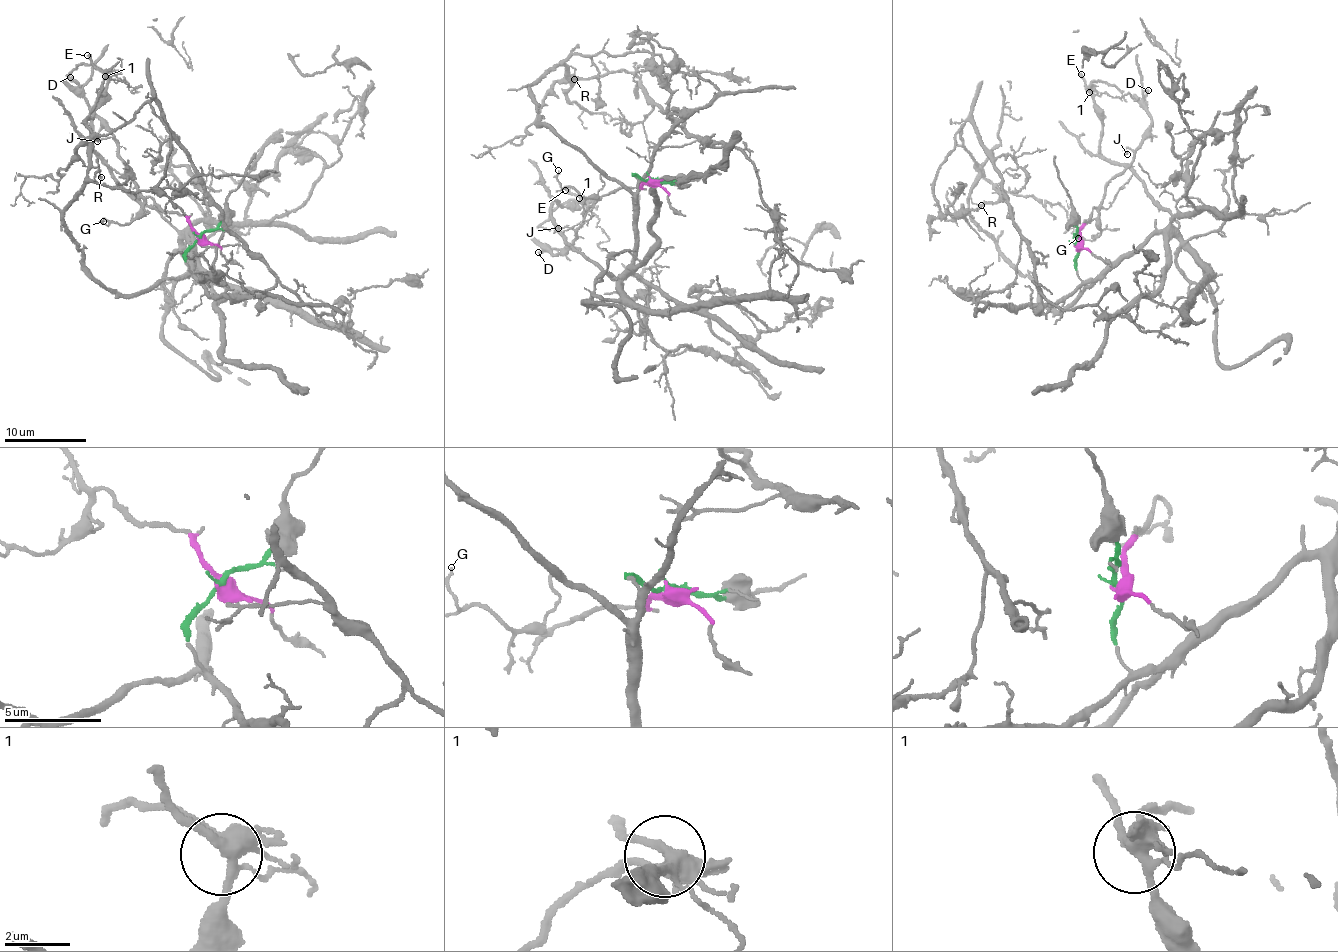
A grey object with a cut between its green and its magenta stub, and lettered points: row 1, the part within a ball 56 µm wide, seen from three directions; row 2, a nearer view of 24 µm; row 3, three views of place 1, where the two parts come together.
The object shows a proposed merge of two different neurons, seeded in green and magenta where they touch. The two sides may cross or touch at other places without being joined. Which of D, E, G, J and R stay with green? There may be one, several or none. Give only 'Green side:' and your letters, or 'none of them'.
Green side: E, R

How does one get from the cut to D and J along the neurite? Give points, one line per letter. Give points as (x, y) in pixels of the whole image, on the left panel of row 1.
D: (199, 238), (182, 215), (166, 213), (139, 192), (116, 140), (71, 77)
J: (199, 238), (182, 215), (166, 213), (150, 197), (142, 196), (118, 152), (118, 142), (111, 137), (97, 142)

